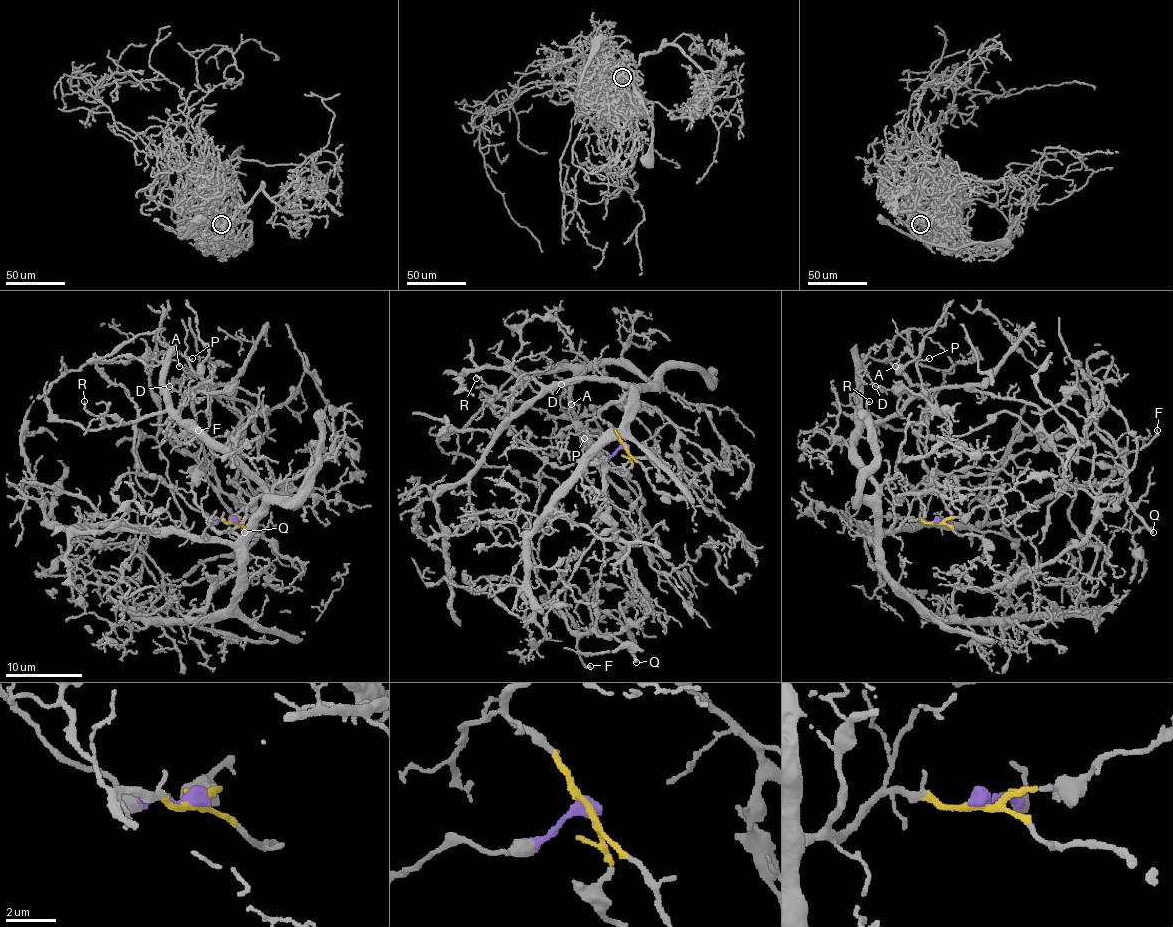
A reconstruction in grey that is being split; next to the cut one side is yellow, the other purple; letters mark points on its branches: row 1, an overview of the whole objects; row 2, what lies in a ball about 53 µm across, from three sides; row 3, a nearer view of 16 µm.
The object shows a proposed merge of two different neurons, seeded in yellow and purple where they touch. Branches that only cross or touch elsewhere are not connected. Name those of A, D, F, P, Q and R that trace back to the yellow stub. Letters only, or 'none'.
D, R

